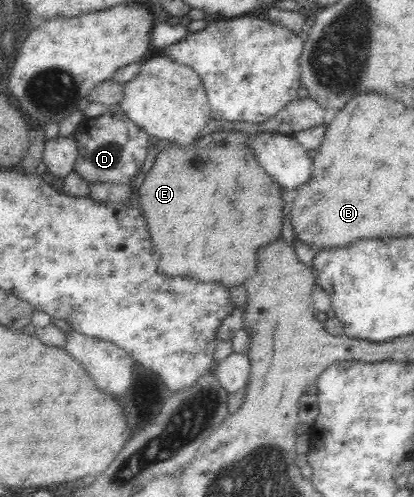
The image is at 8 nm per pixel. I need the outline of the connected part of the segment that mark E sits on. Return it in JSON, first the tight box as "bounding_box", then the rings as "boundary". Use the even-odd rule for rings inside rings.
{"bounding_box":[137,130,283,289],"boundary":[[[223,130],[207,134],[207,144],[193,144],[189,148],[165,148],[167,145],[162,145],[161,152],[156,154],[157,160],[137,191],[137,205],[145,217],[153,250],[157,253],[157,271],[168,277],[219,283],[226,289],[243,285],[256,273],[257,248],[265,246],[265,242],[273,242],[273,238],[279,238],[281,234],[283,202],[279,186],[257,164],[251,150],[247,150],[247,140],[249,134],[245,132]],[[211,184],[213,194],[203,194]]]}

